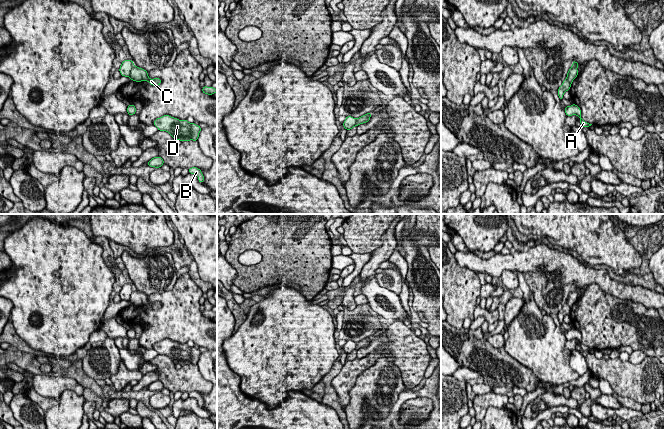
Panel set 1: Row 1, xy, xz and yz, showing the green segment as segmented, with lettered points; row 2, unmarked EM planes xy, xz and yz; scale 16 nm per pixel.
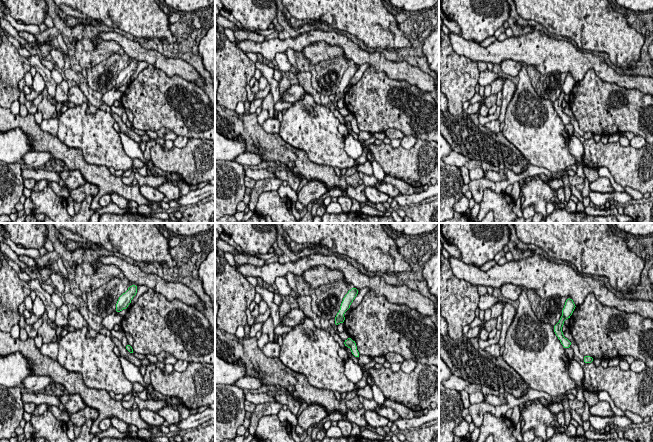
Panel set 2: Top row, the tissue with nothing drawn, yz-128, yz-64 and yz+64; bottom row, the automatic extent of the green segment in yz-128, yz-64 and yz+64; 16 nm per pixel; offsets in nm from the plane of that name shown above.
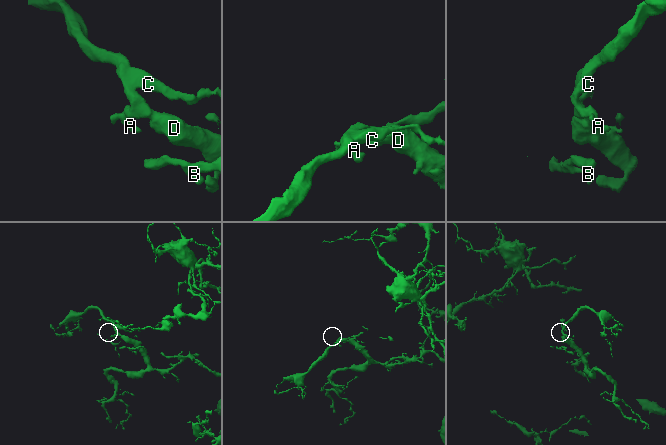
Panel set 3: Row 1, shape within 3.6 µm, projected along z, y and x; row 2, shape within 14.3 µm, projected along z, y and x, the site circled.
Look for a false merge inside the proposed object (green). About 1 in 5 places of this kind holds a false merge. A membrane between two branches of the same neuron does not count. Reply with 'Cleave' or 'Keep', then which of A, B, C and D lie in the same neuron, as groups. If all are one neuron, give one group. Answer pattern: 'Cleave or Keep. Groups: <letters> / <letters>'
Cleave. Groups: A D / B C

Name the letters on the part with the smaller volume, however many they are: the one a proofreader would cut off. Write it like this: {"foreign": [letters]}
{"foreign": ["B", "C"]}

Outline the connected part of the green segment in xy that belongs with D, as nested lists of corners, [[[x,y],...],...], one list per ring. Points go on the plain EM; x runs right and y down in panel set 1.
[[[164,339],[154,344],[155,349],[159,355],[168,356],[174,364],[178,363],[182,365],[197,365],[201,352],[199,349],[189,347],[187,343],[179,344],[171,341],[170,339]]]

